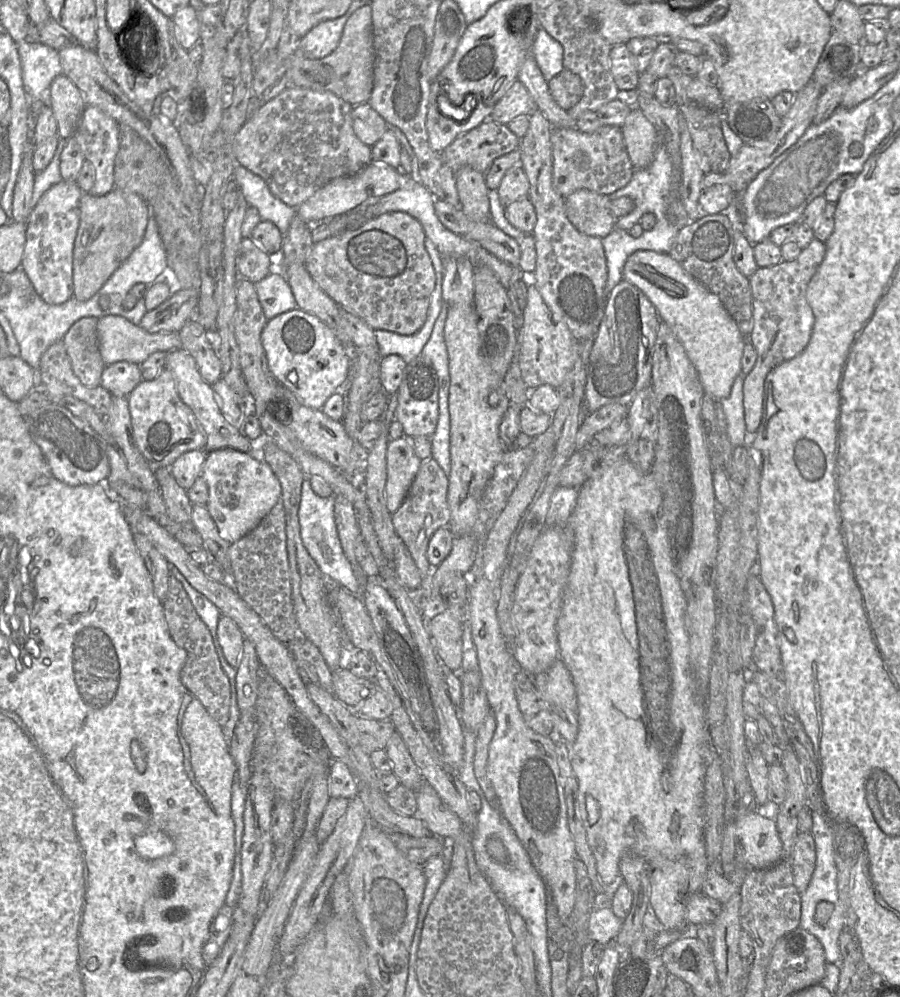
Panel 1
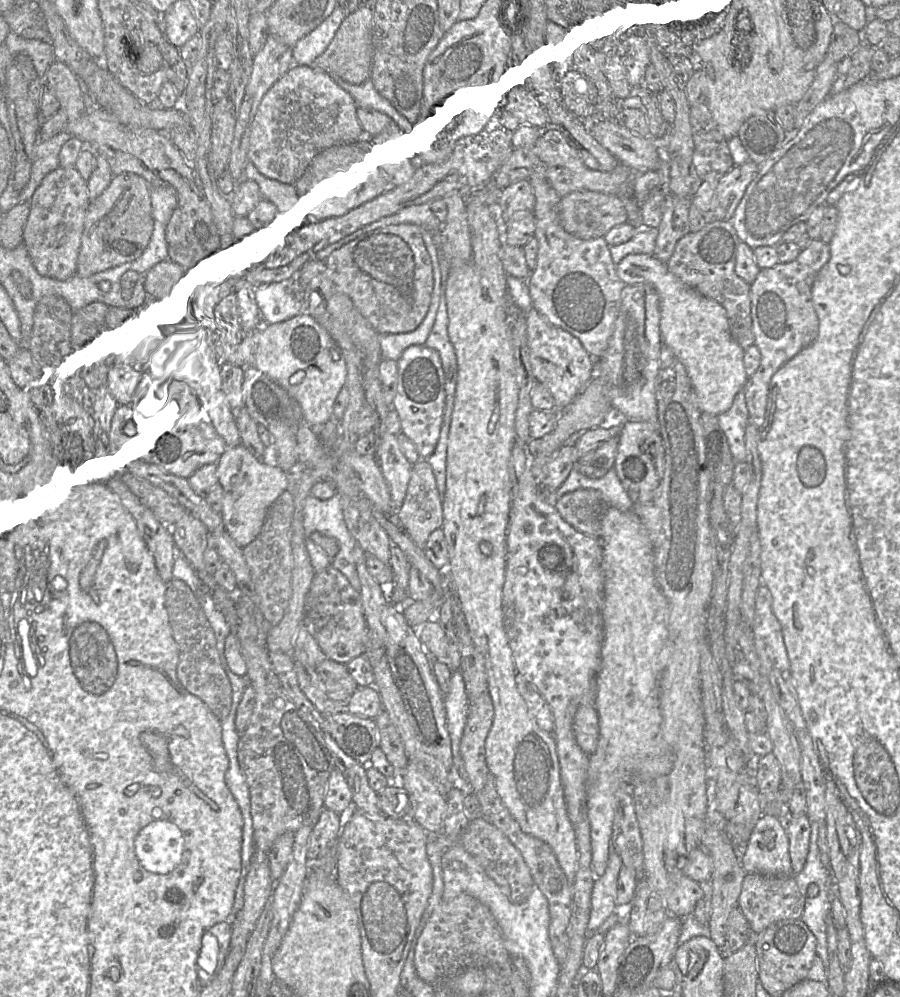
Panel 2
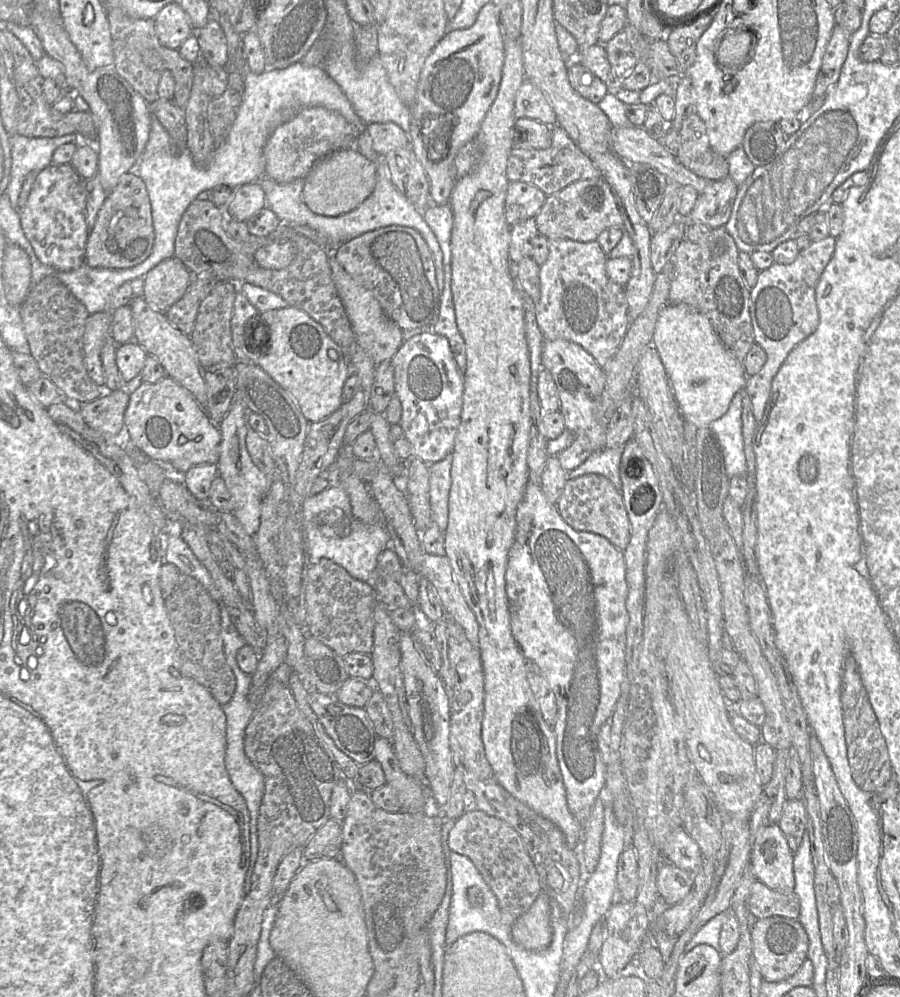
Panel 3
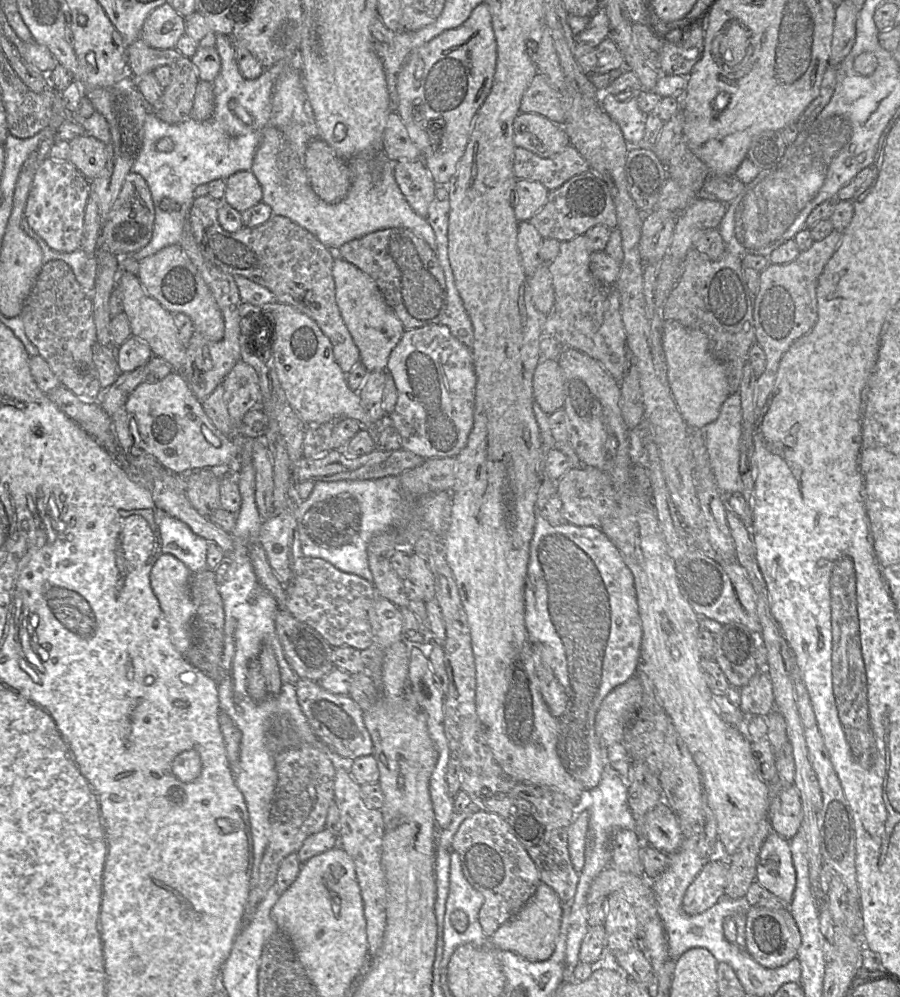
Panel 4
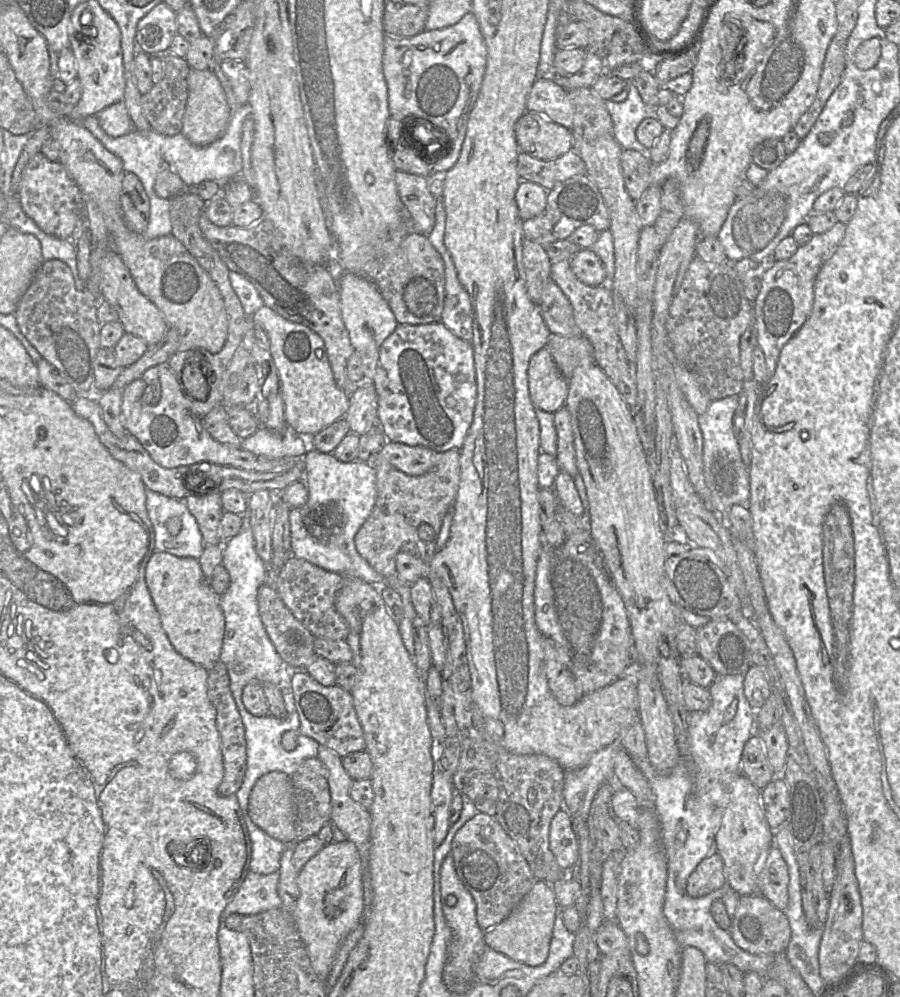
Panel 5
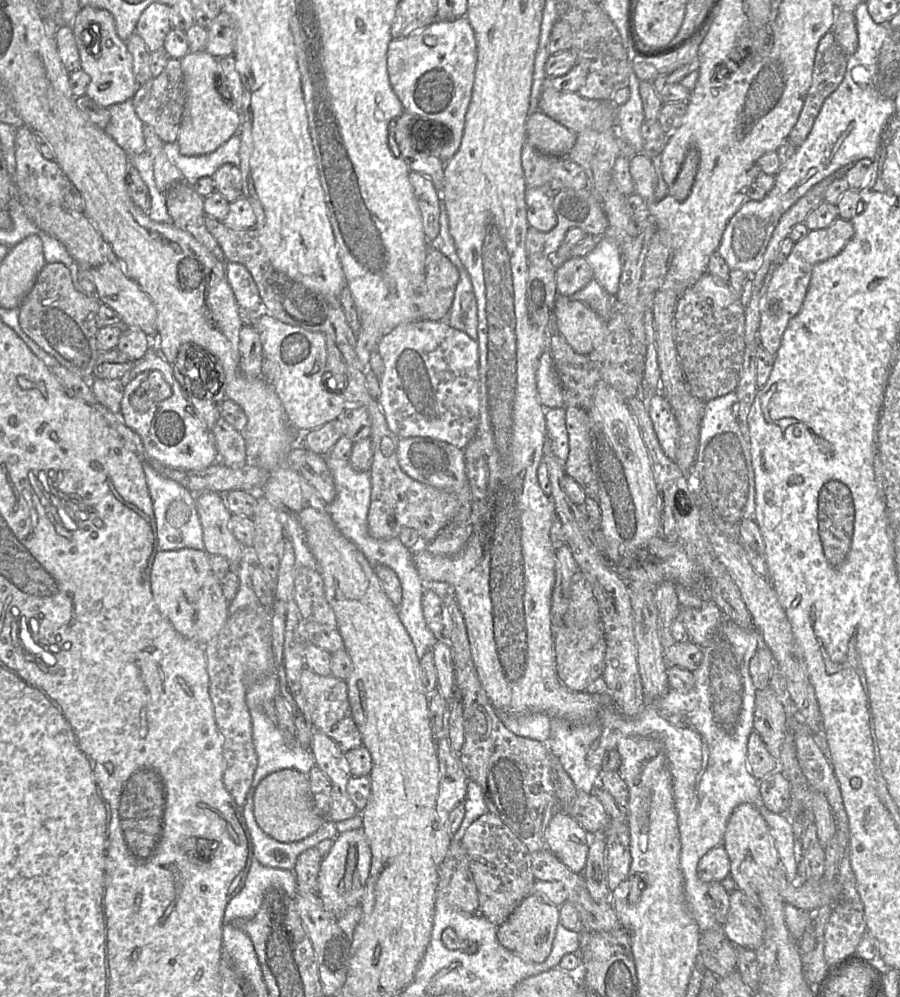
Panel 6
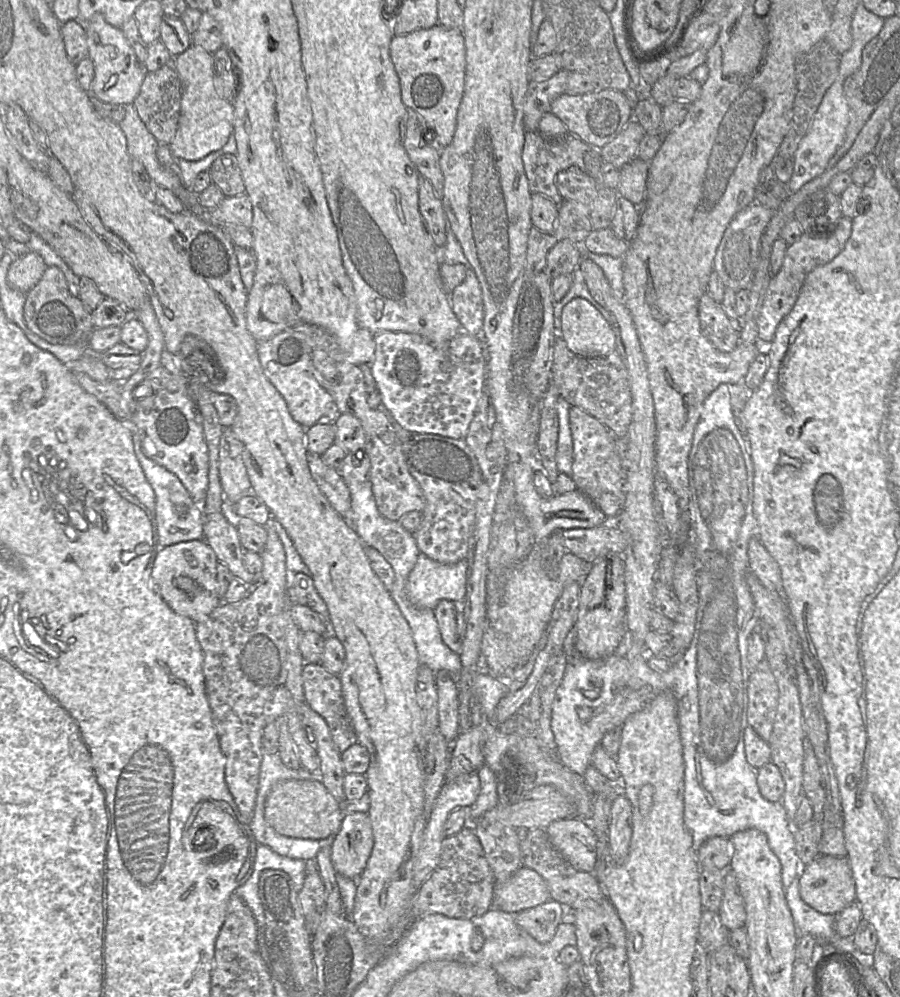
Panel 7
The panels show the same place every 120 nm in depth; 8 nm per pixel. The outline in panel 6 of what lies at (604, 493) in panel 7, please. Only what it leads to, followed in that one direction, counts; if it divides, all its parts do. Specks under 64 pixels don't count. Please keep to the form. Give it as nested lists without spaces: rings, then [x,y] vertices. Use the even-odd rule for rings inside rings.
[[[565,407],[565,423],[569,439],[569,455],[564,464],[565,474],[583,489],[585,496],[594,501],[598,497],[598,484],[589,460],[589,417],[580,407]]]

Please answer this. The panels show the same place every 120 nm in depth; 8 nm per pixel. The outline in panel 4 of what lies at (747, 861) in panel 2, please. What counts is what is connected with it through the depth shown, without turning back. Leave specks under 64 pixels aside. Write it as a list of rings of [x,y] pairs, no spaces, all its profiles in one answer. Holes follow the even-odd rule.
[[[771,831],[764,840],[756,863],[756,881],[785,905],[792,900],[796,872],[789,841]]]

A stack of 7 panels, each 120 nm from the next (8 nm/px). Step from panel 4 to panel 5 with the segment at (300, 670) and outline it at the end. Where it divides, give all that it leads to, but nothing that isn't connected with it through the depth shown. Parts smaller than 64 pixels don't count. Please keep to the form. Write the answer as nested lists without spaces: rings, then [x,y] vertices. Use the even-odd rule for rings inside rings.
[[[270,582],[262,585],[257,594],[261,620],[282,660],[296,670],[305,670],[318,657],[314,651],[315,636],[287,608]]]

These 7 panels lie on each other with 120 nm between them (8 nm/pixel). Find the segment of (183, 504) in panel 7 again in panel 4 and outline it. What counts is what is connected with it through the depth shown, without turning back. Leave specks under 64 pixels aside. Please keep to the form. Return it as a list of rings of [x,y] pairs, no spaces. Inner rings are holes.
[[[156,509],[161,552],[175,556],[192,573],[207,569],[208,541],[196,535],[187,524]]]

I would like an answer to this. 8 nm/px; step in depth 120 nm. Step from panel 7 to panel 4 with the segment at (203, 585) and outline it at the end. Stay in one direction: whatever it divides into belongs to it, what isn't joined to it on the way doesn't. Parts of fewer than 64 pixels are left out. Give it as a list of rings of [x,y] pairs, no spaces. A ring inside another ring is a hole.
[[[162,553],[152,567],[150,582],[160,607],[168,622],[171,640],[175,648],[186,657],[193,645],[195,606],[190,594],[190,579],[194,574],[175,556]]]

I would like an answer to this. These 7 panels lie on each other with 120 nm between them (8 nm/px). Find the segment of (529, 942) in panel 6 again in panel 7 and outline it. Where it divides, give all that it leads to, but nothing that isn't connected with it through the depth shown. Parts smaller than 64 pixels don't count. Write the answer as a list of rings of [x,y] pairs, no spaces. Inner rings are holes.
[[[549,900],[516,914],[516,923],[539,943],[548,943],[561,923],[563,905]]]

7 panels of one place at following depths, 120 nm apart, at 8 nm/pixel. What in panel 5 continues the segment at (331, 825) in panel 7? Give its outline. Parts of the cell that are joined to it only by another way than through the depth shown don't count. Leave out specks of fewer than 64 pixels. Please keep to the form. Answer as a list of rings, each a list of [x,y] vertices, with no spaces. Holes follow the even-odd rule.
[[[273,771],[259,778],[250,793],[249,816],[270,837],[284,844],[296,842],[296,814],[291,777],[283,772]]]

